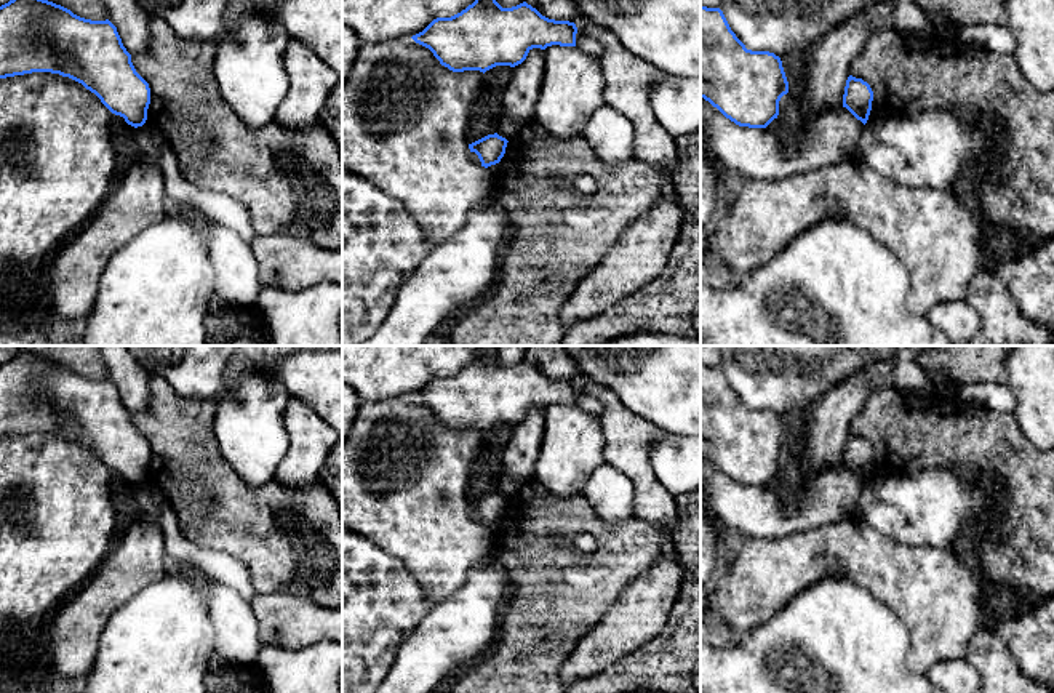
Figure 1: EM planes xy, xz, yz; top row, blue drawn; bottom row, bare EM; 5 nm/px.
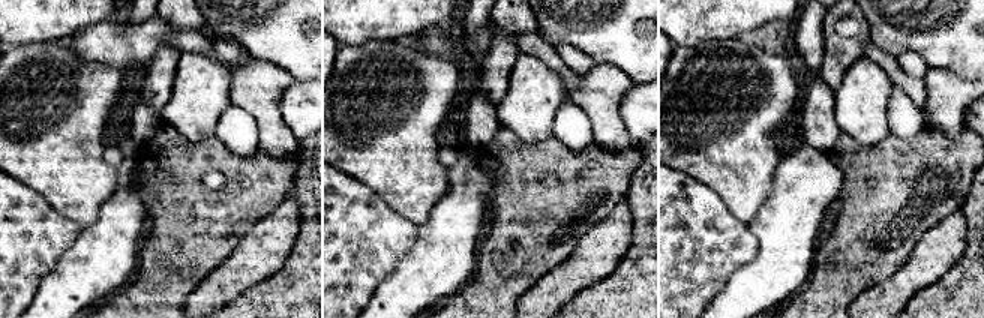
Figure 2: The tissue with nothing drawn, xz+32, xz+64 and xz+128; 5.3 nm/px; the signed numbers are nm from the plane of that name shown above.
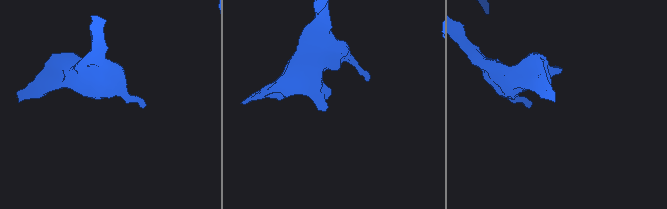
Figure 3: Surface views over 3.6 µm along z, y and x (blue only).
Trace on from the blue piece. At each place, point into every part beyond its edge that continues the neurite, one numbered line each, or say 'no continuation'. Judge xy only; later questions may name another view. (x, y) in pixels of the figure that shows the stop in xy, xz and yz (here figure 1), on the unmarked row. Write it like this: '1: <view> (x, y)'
no continuation

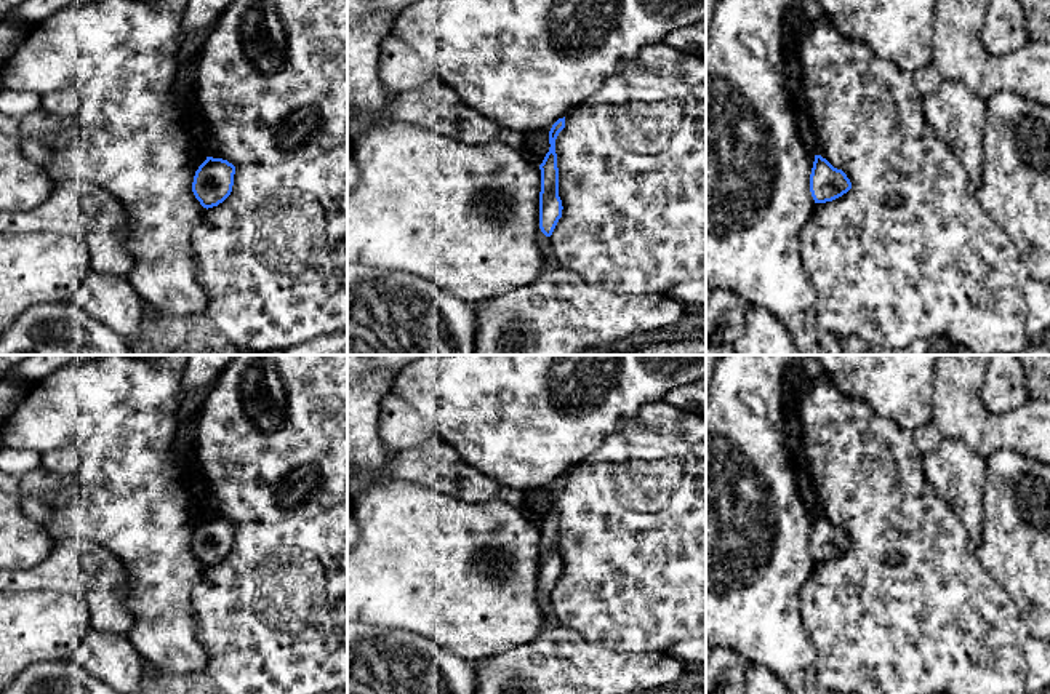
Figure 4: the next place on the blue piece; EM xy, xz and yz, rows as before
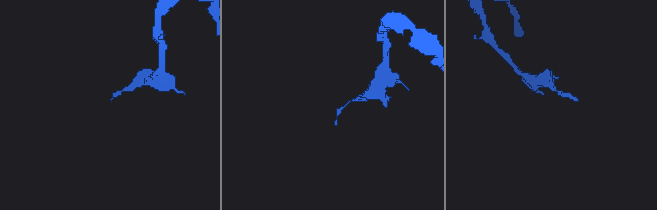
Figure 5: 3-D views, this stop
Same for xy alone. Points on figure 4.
no continuation

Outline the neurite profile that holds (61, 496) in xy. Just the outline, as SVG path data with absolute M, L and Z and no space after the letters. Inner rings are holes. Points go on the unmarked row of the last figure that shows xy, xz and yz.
M78 483L69 486L58 486L38 494L38 497L53 510L67 507L74 502L74 494L78 488Z

